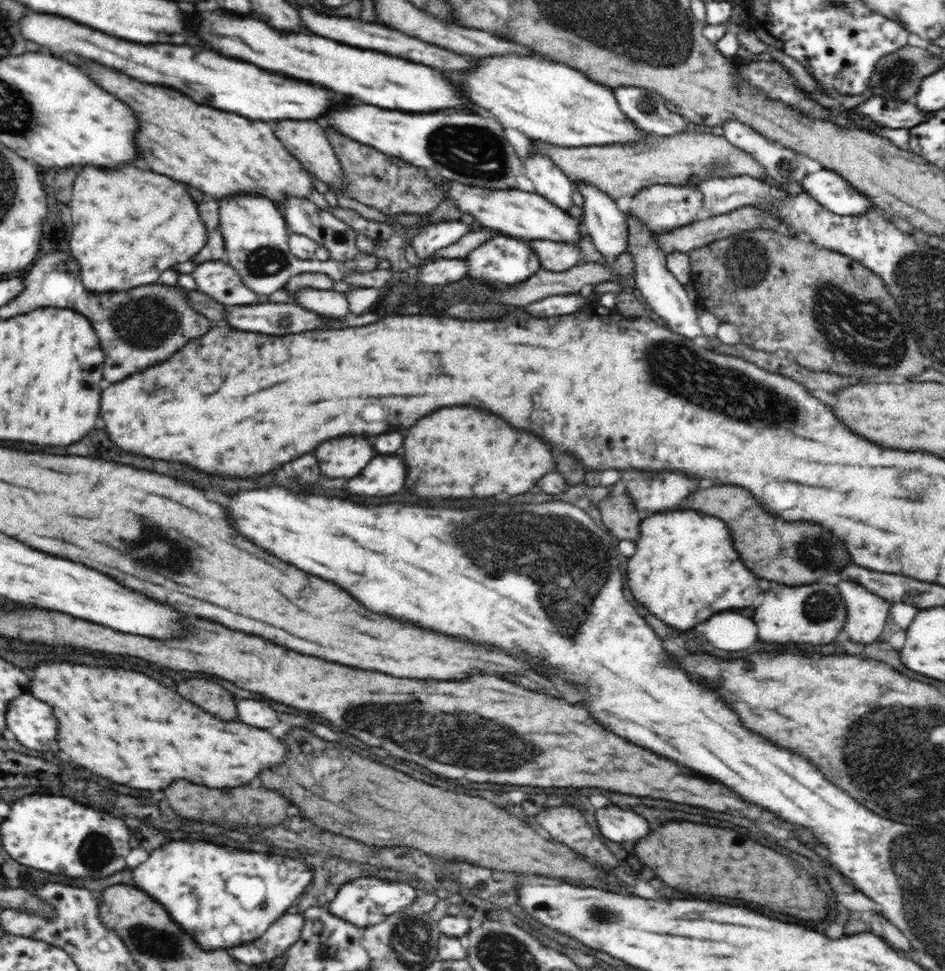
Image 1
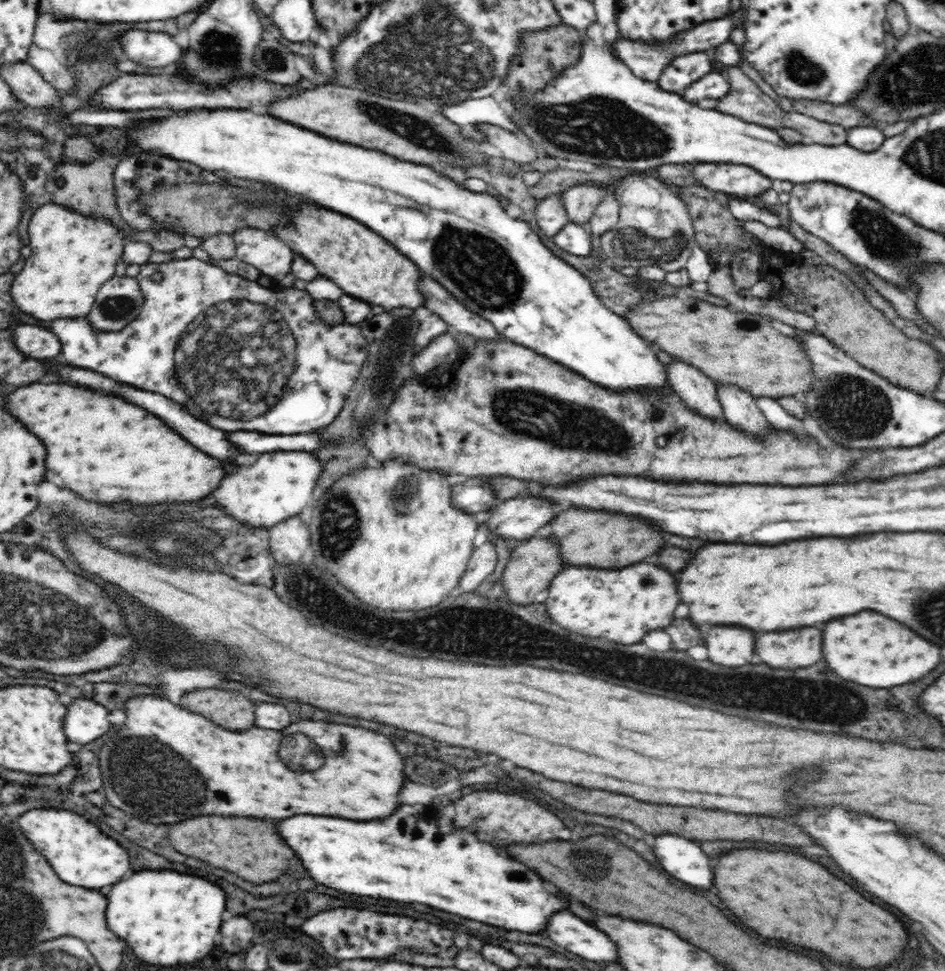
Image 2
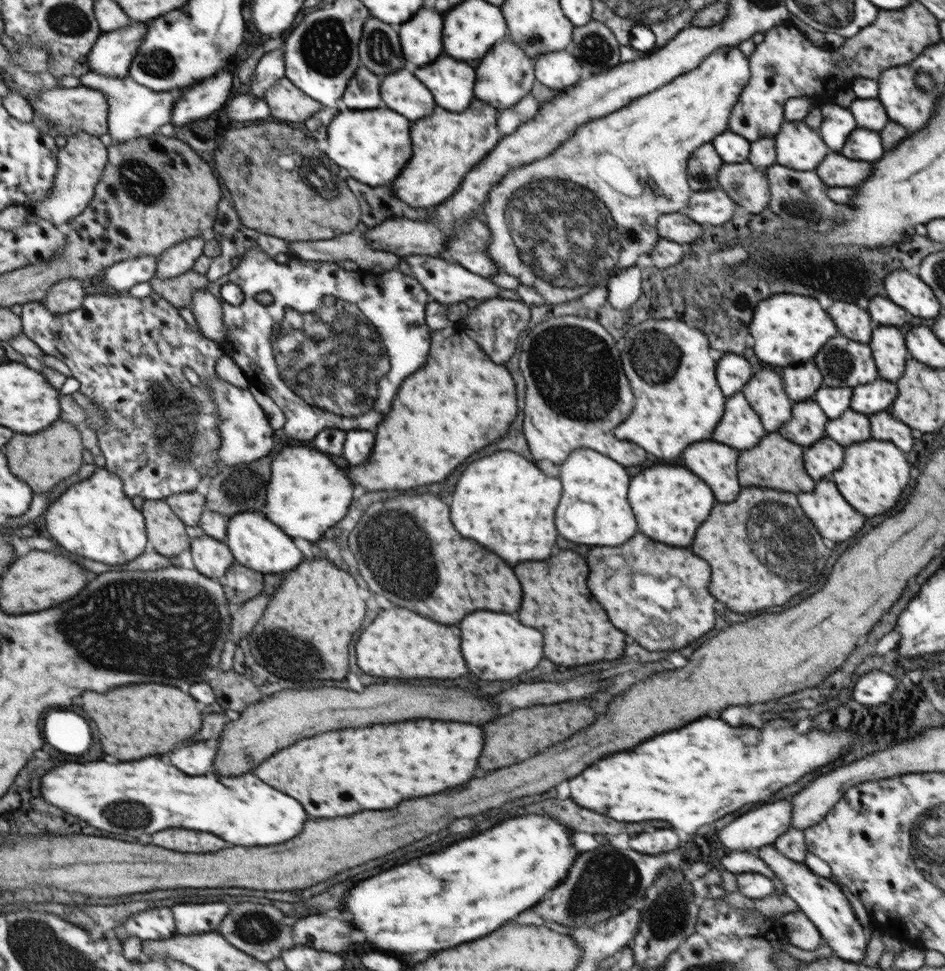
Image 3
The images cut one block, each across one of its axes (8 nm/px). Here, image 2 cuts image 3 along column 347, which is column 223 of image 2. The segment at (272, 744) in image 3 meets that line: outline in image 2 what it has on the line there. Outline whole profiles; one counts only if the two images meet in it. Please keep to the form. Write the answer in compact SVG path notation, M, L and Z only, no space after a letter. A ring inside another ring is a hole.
M204 688L184 694L180 706L210 718L222 728L248 730L254 726L254 704L238 692Z

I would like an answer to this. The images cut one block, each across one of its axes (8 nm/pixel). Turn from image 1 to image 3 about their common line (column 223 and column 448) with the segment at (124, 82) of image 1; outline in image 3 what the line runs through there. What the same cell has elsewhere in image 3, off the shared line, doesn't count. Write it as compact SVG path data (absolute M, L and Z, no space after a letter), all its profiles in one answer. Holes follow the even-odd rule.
M474 97L462 112L450 112L440 106L434 114L412 124L414 154L394 180L395 194L412 207L435 207L451 198L459 189L462 179L492 151L503 137L499 132L496 107Z

